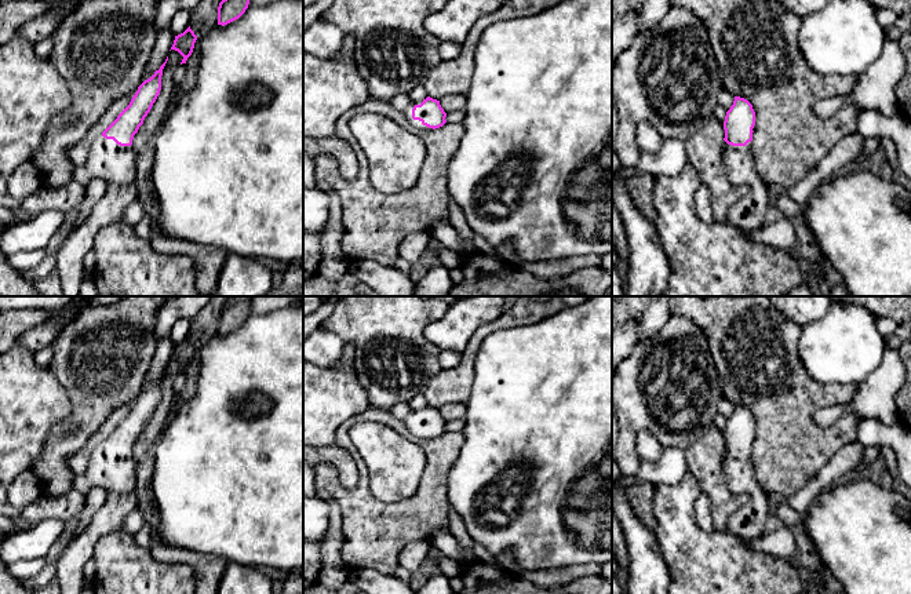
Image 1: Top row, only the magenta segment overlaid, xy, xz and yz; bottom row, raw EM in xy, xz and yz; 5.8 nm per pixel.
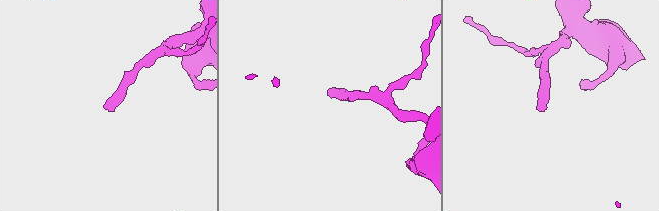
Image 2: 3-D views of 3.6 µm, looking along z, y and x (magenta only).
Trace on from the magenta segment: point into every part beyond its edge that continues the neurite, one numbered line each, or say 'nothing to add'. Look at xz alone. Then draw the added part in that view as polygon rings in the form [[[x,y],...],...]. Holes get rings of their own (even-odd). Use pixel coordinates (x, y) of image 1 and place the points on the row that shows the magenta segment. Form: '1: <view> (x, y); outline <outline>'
1: xz (407, 112); outline [[[423,101],[412,102],[409,106],[407,106],[407,107],[402,110],[402,113],[404,113],[404,116],[409,120],[409,123],[411,123],[415,128],[422,130],[422,131],[431,131],[433,128],[429,128],[429,127],[423,125],[422,121],[412,119],[412,109],[413,109],[413,106],[415,106],[415,105],[420,105],[422,102],[423,102]]]

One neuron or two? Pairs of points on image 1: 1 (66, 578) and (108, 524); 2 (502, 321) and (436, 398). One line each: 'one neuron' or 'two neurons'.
1: one neuron
2: one neuron

